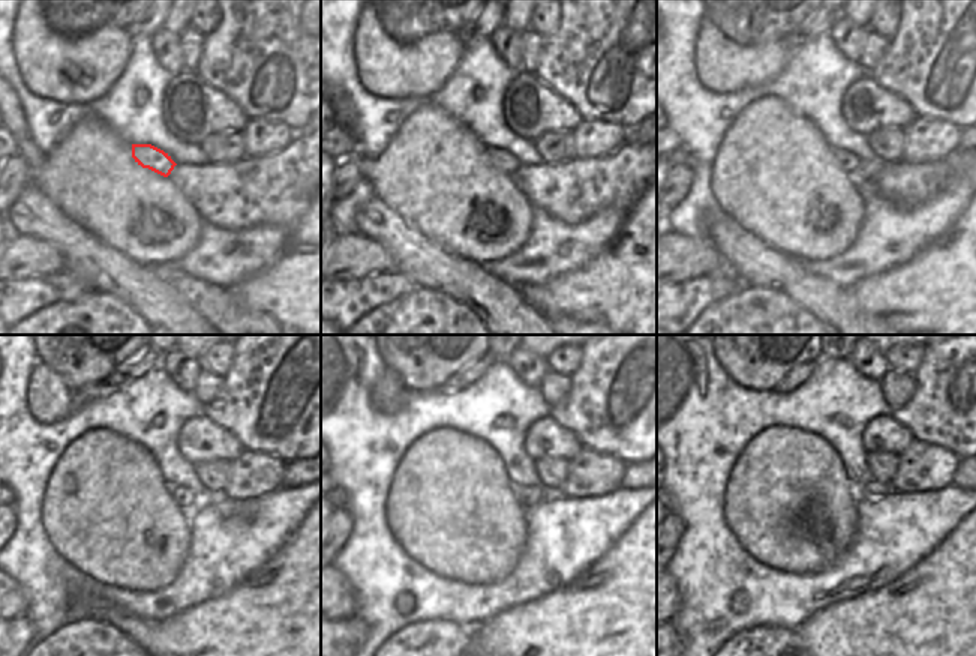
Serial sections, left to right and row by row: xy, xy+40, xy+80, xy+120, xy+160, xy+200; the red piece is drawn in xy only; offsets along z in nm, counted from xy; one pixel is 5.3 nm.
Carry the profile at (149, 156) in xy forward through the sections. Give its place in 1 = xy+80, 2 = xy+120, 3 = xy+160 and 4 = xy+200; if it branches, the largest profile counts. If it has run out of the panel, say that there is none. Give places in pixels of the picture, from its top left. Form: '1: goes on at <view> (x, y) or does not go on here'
1: goes on at xy+80 (849, 162)
2: goes on at xy+120 (186, 499)
3: goes on at xy+160 (526, 496)
4: goes on at xy+200 (874, 490)

